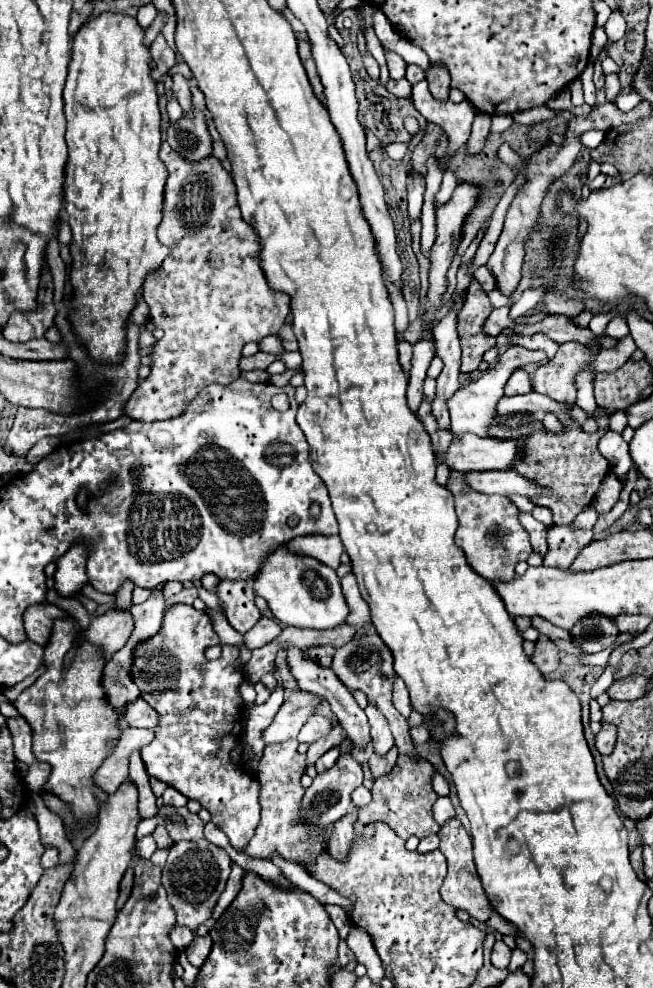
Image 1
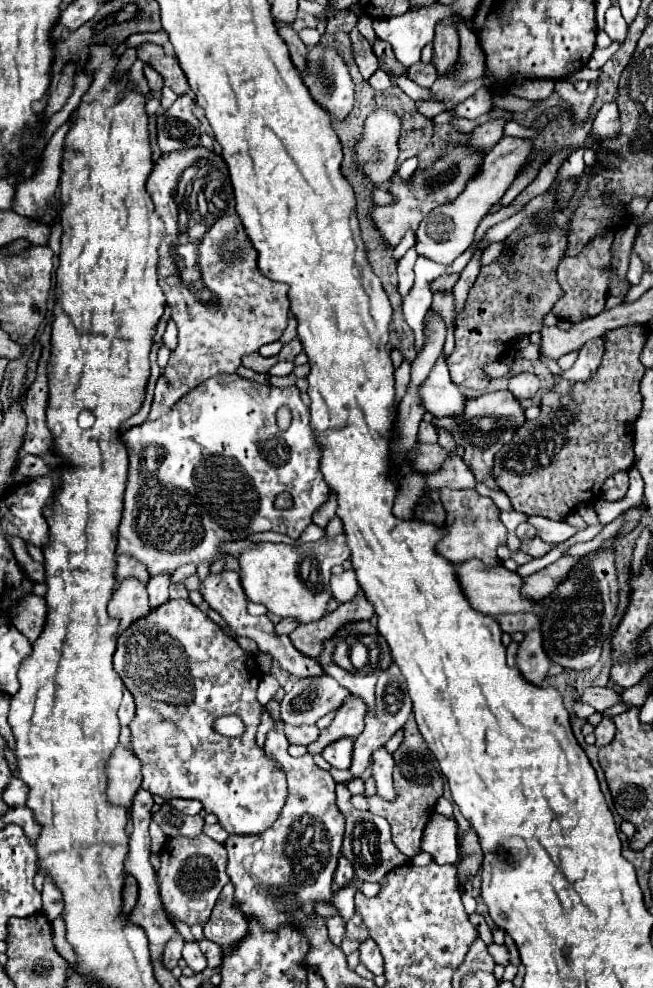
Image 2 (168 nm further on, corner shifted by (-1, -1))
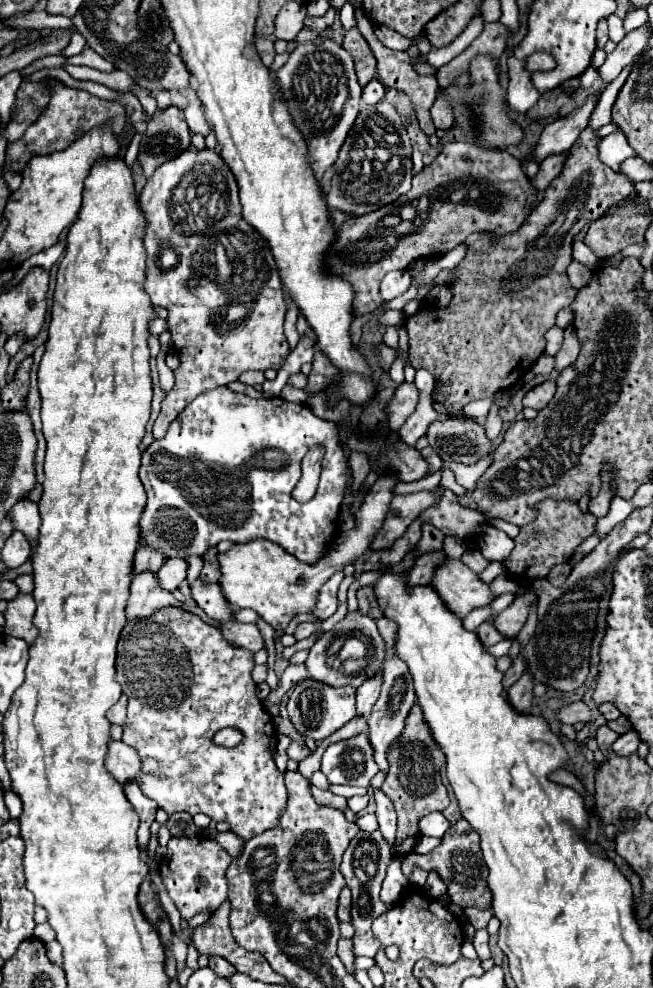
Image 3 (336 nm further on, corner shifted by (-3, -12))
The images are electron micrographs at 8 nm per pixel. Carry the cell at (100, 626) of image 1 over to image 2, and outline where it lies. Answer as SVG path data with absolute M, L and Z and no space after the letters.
M136 579L122 581L108 603L108 615L120 621L120 631L122 631L128 629L128 625L138 621L140 617L144 617L146 613L148 613L146 583L140 583Z

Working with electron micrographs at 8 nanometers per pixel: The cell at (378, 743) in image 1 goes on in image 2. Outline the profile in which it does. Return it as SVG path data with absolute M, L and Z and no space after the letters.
M380 747L372 755L372 777L376 779L376 789L378 795L384 797L386 801L392 801L396 797L394 787L392 787L392 771L394 771L394 759L392 753L386 747Z

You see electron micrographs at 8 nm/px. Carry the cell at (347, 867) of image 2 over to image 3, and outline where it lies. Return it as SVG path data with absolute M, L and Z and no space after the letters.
M344 888L340 894L340 902L338 902L338 918L340 922L350 922L350 888Z

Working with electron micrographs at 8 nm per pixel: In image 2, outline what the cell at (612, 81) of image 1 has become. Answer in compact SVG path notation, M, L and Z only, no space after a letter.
M616 101L612 103L604 103L602 109L596 113L594 119L594 135L598 137L598 141L602 141L602 137L612 137L618 133L618 105Z

